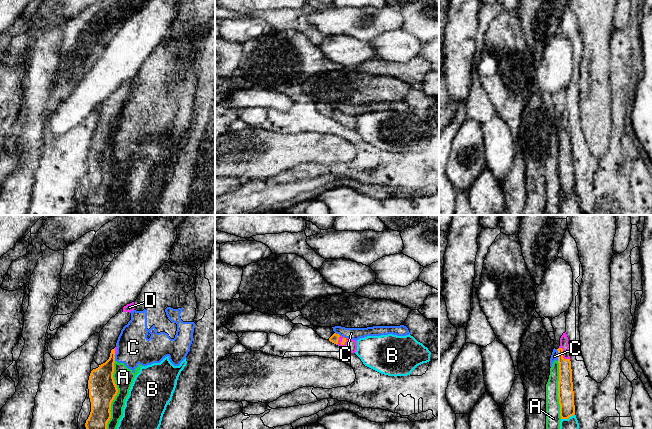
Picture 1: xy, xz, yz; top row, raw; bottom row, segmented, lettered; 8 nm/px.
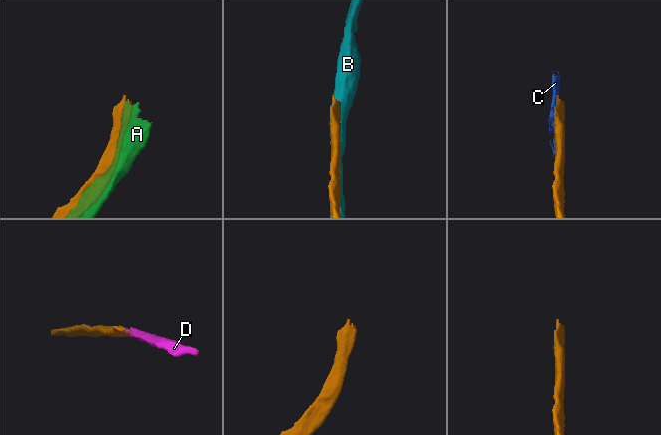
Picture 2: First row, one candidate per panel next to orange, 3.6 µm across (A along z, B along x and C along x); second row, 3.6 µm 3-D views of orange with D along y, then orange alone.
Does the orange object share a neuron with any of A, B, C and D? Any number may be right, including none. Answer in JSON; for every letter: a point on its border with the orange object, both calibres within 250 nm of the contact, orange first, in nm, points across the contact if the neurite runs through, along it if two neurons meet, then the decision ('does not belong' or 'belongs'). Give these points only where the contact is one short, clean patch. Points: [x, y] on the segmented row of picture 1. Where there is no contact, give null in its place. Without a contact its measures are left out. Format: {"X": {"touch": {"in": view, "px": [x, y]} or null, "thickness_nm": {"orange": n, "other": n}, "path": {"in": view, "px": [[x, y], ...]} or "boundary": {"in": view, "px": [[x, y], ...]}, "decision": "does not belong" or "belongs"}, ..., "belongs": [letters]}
{"A": {"touch": {"in": "xy", "px": [116, 394]}, "thickness_nm": {"orange": 220, "other": 160}, "decision": "does not belong"}, "B": {"touch": {"in": "yz", "px": [567, 418]}, "thickness_nm": {"orange": 130, "other": 100}, "decision": "does not belong"}, "C": {"touch": {"in": "yz", "px": [558, 355]}, "thickness_nm": {"orange": 130, "other": 60}, "decision": "does not belong"}, "D": {"touch": {"in": "yz", "px": [562, 355]}, "thickness_nm": {"orange": 130, "other": 70}, "path": {"in": "yz", "px": [[565, 385], [565, 364], [562, 355], [564, 345]]}, "decision": "belongs"}, "belongs": ["D"]}

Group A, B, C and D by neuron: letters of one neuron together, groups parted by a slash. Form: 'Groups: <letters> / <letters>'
Groups: A C / B / D

